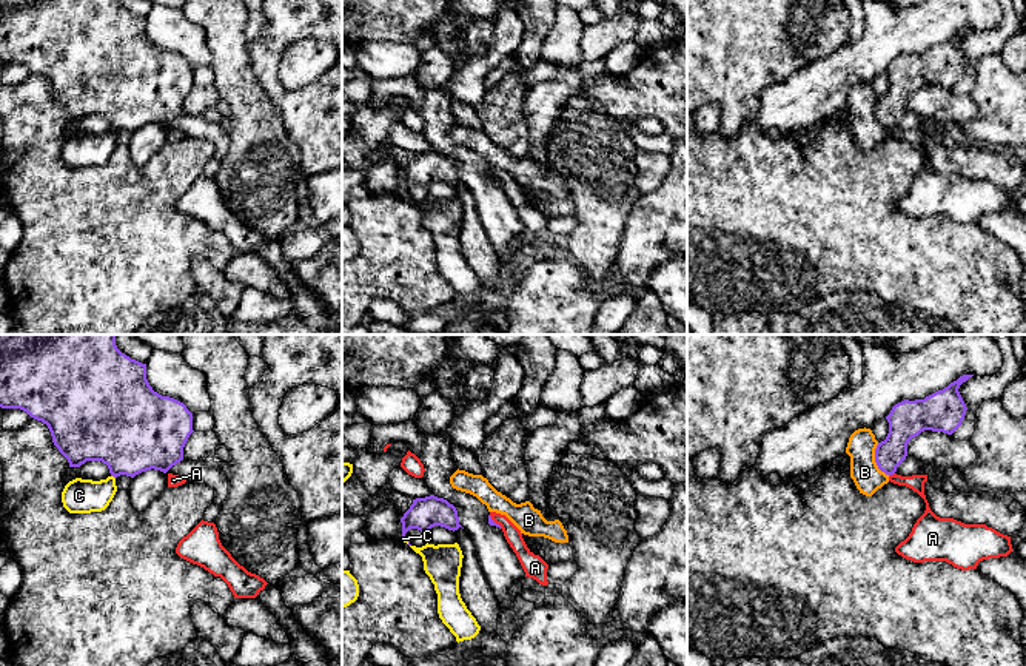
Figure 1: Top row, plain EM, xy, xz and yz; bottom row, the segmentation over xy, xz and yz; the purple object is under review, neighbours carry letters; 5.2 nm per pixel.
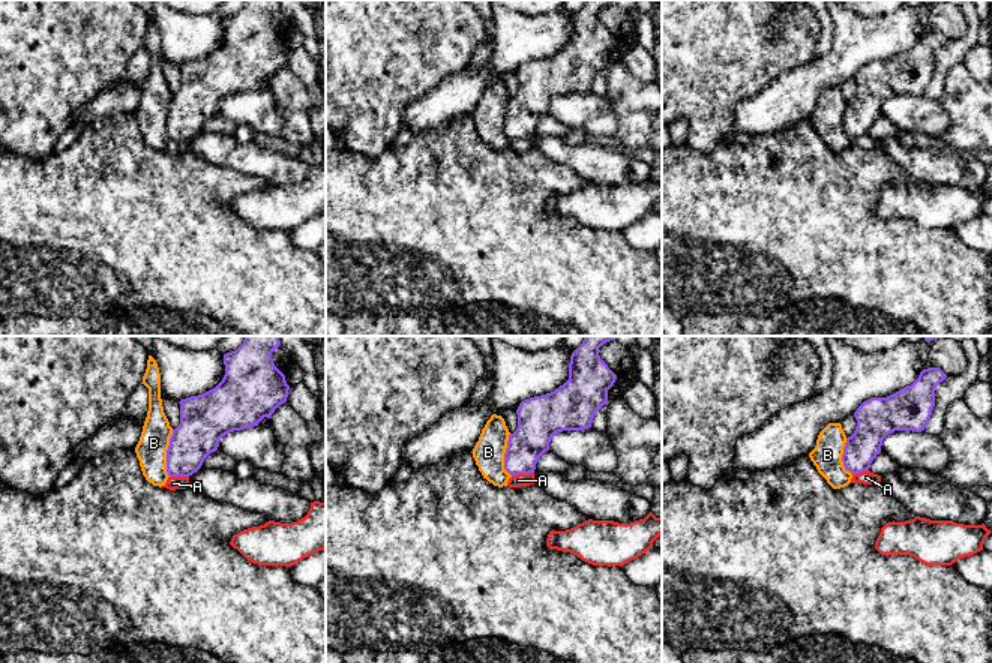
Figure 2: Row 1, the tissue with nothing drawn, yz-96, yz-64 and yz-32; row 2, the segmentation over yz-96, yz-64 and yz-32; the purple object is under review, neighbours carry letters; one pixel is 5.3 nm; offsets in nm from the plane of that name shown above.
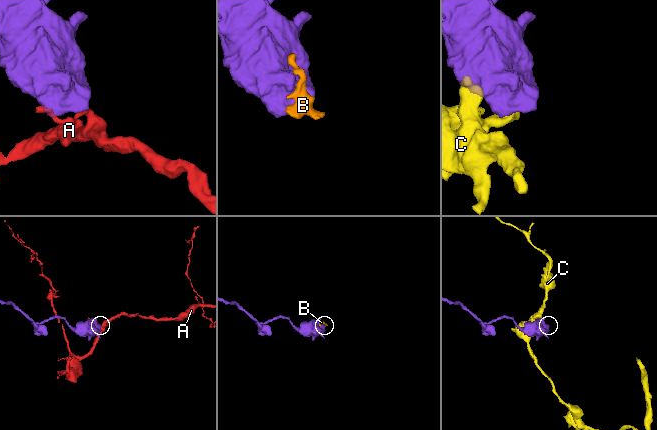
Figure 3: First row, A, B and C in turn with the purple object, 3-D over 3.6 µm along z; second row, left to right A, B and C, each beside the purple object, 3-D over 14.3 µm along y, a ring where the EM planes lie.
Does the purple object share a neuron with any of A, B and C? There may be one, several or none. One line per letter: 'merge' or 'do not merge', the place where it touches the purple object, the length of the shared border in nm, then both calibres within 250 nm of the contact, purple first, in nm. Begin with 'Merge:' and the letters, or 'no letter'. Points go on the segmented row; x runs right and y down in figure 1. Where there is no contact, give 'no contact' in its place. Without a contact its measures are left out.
Merge: no letter
A: do not merge | yz (891, 474) | 40 nm | 160/80 nm
B: do not merge | yz (875, 461) | 190 nm | 160/150 nm
C: do not merge | xy (113, 475) | 30 nm | 440/180 nm

